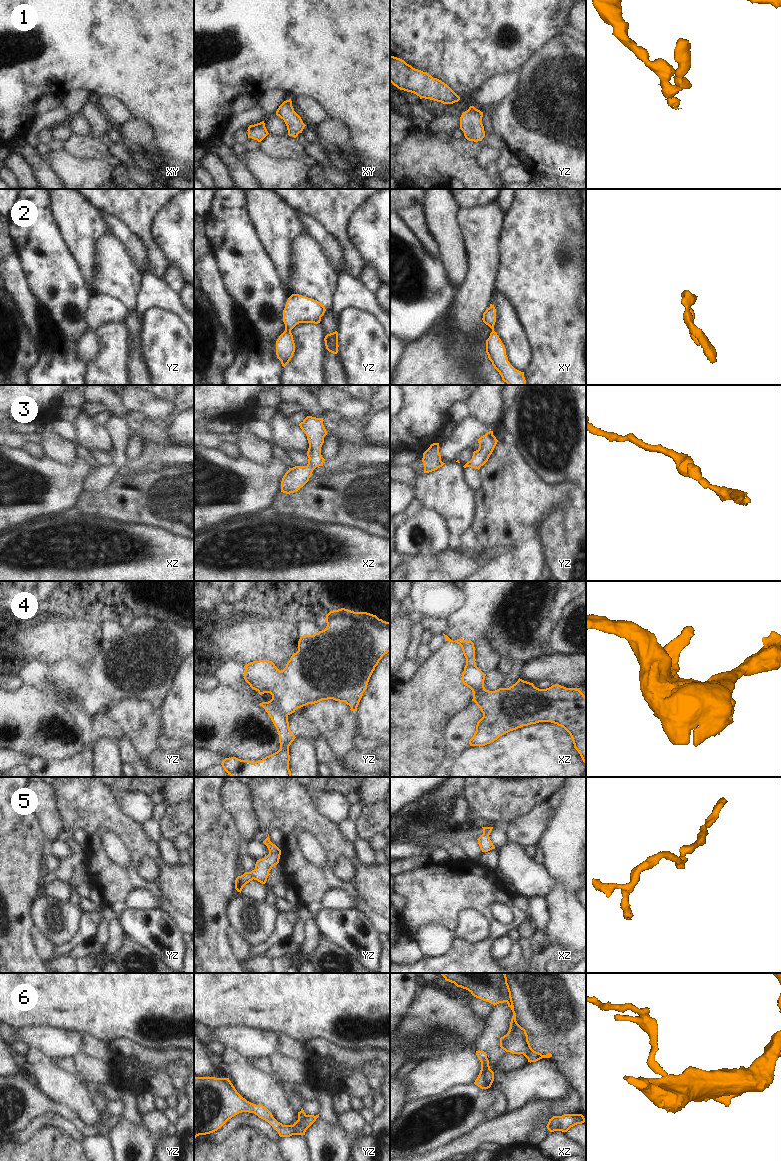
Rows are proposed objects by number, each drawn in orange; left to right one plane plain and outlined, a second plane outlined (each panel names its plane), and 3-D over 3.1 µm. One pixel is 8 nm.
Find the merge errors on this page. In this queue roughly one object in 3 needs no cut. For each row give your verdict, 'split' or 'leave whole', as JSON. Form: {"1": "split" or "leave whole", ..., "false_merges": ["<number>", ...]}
{"1": "leave whole", "2": "leave whole", "3": "leave whole", "4": "leave whole", "5": "leave whole", "6": "split", "false_merges": ["6"]}

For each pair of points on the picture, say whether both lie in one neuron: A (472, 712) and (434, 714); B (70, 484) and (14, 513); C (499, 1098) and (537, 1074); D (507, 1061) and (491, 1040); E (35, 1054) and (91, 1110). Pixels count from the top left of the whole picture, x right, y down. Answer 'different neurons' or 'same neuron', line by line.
A: different neurons
B: same neuron
C: different neurons
D: different neurons
E: same neuron

